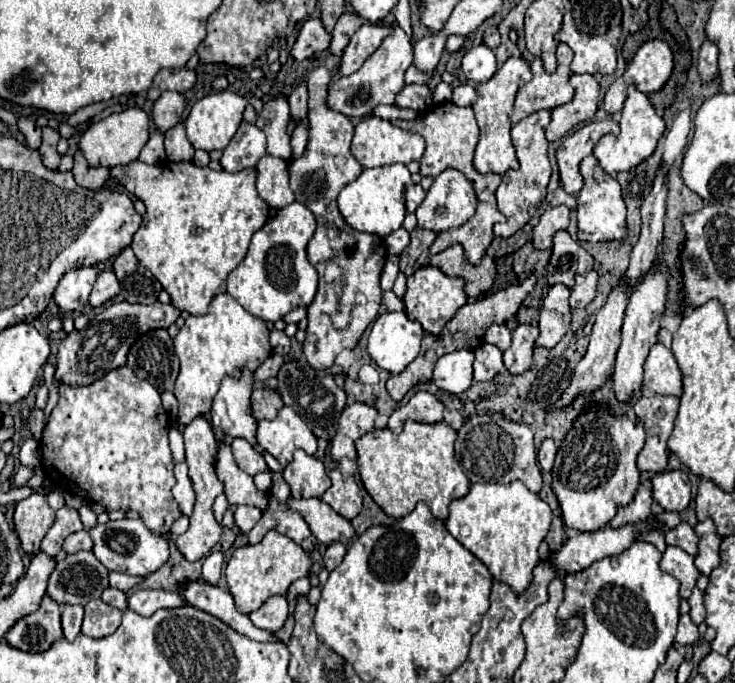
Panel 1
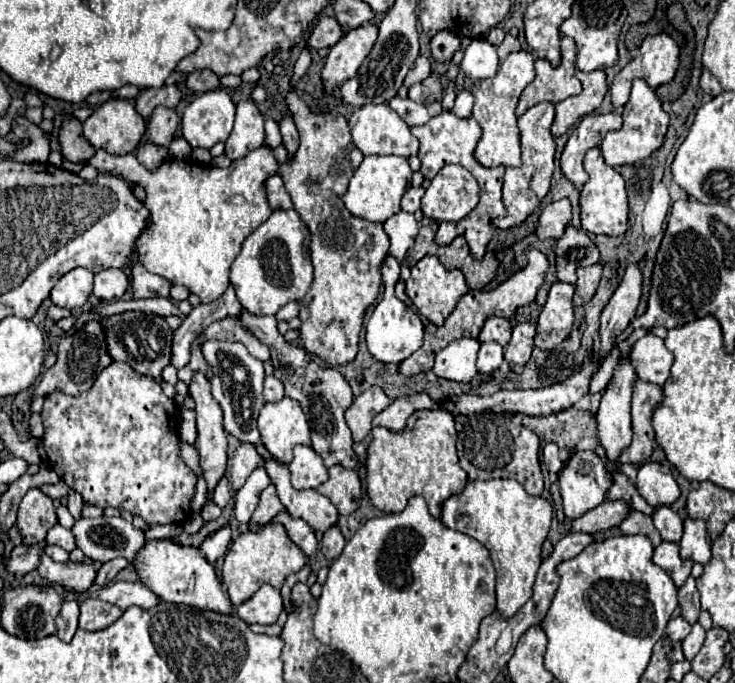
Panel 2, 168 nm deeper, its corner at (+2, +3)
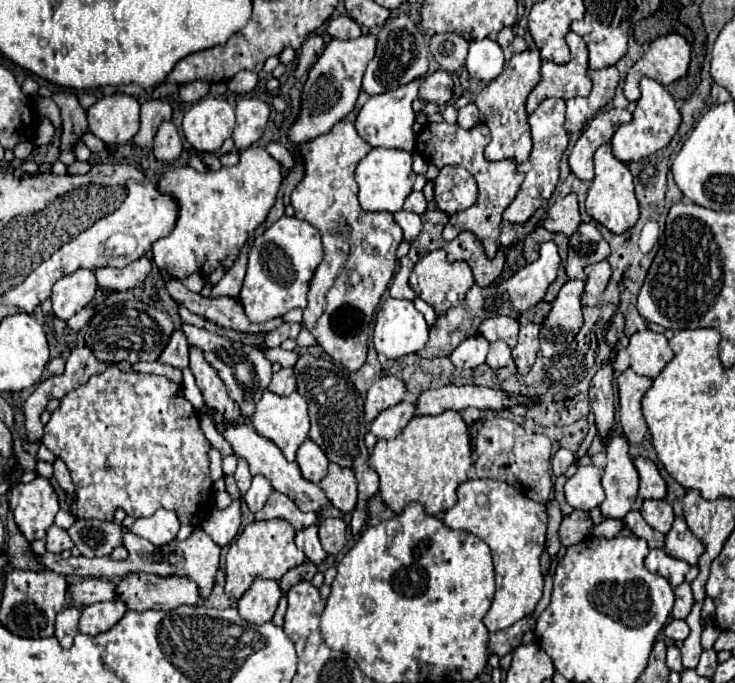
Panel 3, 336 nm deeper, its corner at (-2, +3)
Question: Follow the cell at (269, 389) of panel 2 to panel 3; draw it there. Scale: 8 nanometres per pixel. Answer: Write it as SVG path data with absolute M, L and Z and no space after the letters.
M290 367L290 369L280 369L278 373L274 373L268 389L270 389L272 393L278 393L278 395L290 395L292 391L296 391L294 369L292 369L292 367Z

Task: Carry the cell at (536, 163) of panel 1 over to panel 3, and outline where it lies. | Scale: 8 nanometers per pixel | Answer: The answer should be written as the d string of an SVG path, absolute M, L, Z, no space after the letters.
M546 99L530 115L534 149L532 149L530 159L518 165L518 171L524 173L524 181L520 185L520 191L518 191L516 199L504 211L504 219L510 221L510 223L526 223L534 215L534 211L546 203L548 193L556 187L558 173L560 173L560 159L562 159L562 153L568 147L568 133L564 129L564 109L566 109L564 99Z

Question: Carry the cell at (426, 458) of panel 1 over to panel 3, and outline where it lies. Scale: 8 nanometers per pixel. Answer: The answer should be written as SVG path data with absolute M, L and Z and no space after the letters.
M444 411L440 415L426 415L426 417L412 417L412 421L402 429L402 433L396 439L380 439L370 455L368 465L378 473L380 477L380 497L384 503L400 513L408 503L418 501L424 505L424 511L428 515L440 515L456 501L456 489L460 483L468 479L468 469L472 465L472 449L470 449L470 435L466 435L466 423L460 417L458 411Z

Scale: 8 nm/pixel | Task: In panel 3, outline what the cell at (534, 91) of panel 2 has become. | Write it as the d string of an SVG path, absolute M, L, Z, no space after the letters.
M568 33L566 35L568 47L572 51L572 61L566 65L556 65L552 61L543 60L540 68L540 83L532 89L526 111L534 113L534 109L548 97L572 99L572 97L586 97L590 95L592 81L588 73L588 49L580 35Z

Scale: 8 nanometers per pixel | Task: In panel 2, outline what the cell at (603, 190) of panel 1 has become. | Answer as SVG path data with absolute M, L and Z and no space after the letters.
M598 147L590 149L584 159L584 169L590 175L588 183L580 191L580 219L582 219L582 231L594 233L594 235L622 235L628 225L628 199L624 189L622 175L604 163L604 157Z

